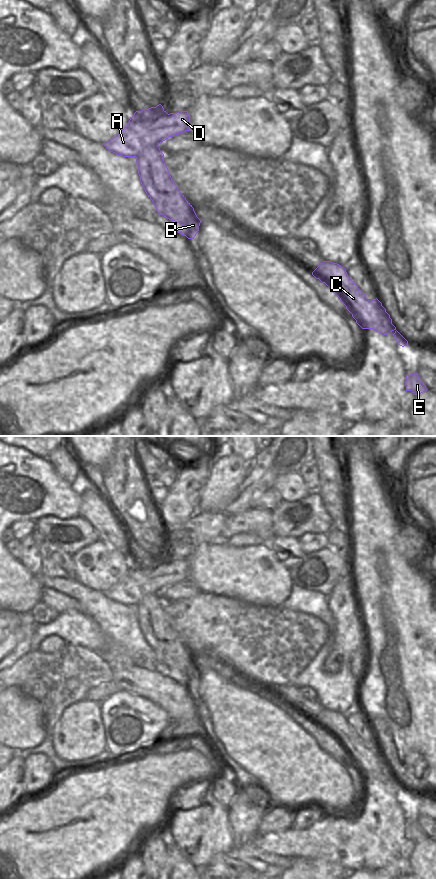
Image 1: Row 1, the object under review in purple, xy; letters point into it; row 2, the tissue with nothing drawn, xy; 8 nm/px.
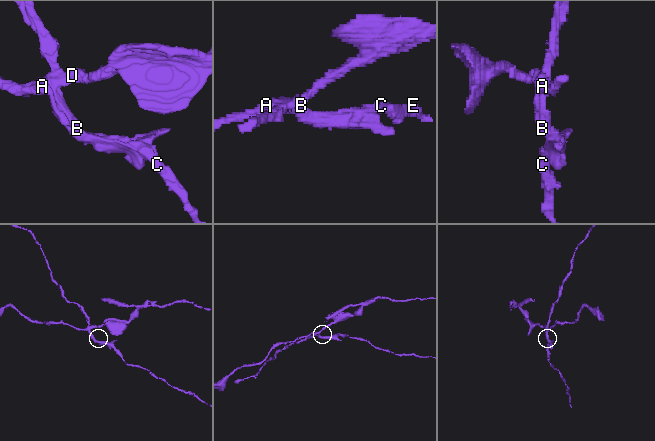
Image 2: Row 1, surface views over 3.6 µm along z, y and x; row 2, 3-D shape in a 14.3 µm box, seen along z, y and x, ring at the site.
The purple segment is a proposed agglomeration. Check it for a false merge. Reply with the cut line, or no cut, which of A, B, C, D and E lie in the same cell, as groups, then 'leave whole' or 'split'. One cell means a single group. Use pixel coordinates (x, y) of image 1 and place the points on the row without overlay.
cut xy (164, 559), (144, 566), (139, 564); groups A D / B C E; split

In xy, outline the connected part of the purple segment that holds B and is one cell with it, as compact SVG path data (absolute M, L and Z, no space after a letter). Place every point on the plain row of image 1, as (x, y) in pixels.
M145 595L136 605L136 612L140 630L158 662L183 673L178 681L194 687L201 668L172 628L160 596Z

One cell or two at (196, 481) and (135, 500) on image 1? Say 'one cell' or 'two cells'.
two cells

